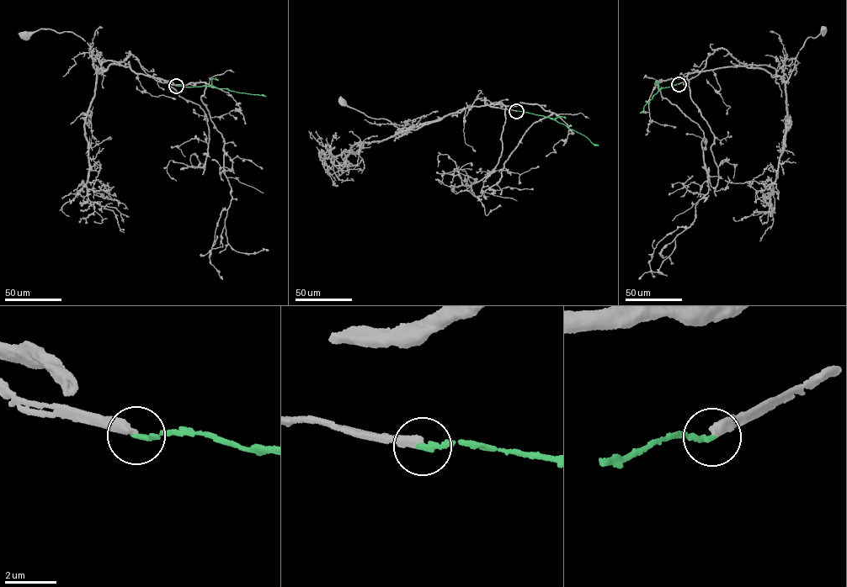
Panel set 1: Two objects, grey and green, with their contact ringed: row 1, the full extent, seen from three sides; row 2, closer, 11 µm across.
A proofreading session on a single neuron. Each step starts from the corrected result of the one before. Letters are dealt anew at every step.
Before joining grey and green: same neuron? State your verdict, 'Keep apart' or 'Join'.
Keep apart

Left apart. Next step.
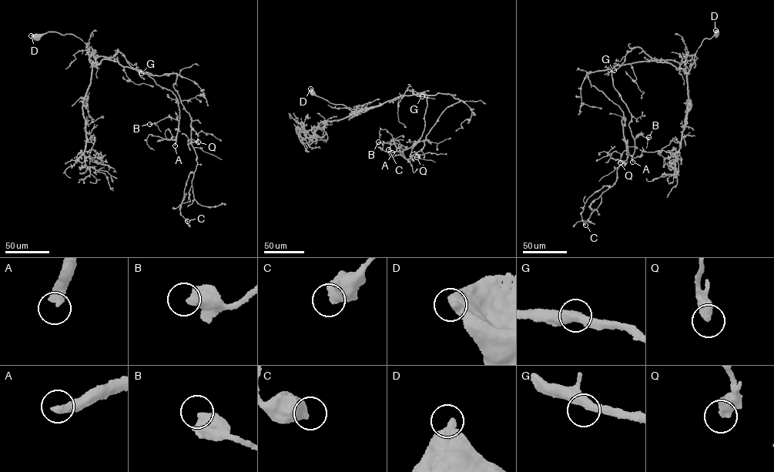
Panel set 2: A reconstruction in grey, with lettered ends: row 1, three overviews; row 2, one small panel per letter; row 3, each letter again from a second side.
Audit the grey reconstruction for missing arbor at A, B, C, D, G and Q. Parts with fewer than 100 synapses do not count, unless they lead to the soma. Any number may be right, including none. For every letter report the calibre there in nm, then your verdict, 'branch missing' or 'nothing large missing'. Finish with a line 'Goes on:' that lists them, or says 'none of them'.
A: 400 nm thick; branch missing
B: 600 nm thick; nothing large missing
C: 600 nm thick; nothing large missing
D: 600 nm thick; nothing large missing
G: 380 nm thick; nothing large missing
Q: 480 nm thick; nothing large missing
Goes on: A

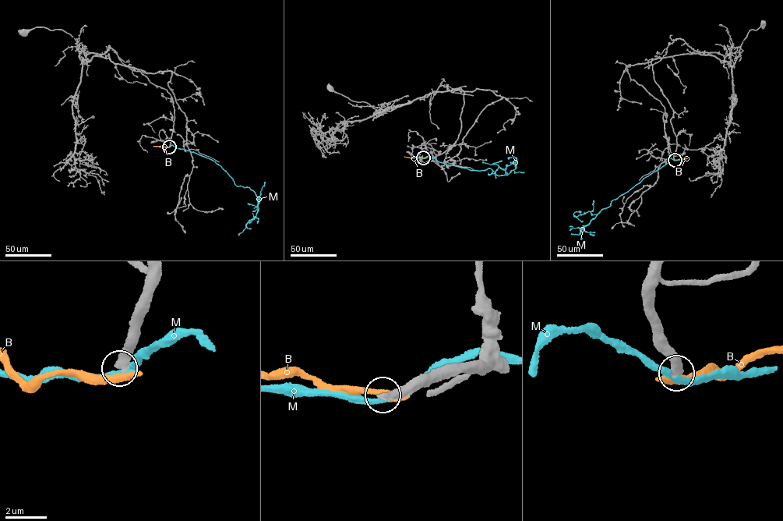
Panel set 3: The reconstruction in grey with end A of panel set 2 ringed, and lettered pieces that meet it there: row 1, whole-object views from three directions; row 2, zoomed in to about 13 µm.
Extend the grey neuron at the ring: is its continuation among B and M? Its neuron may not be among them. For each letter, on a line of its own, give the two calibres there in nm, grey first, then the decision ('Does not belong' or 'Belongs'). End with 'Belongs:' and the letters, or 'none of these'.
B: Thickness 440 nm (grey) against 460 nm. Does not belong
M: Thickness 460 nm (grey) against 320 nm. Does not belong
Belongs: none of these

